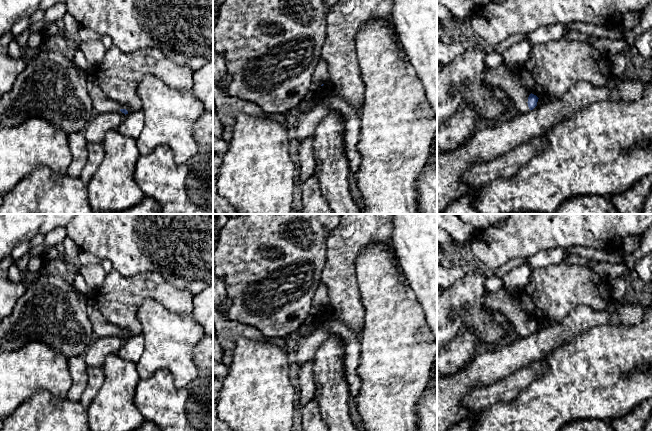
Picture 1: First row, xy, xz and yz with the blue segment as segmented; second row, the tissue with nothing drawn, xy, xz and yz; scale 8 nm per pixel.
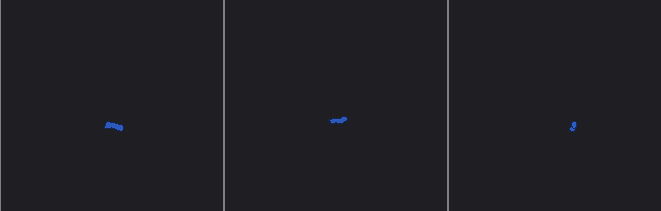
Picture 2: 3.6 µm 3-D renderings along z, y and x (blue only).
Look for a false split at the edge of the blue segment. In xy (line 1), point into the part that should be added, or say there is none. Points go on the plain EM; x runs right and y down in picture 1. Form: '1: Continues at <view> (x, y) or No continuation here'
1: No continuation here

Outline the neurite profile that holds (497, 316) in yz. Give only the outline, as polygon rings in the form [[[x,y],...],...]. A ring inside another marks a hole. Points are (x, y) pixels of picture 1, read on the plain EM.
[[[489,310],[488,314],[495,322],[501,324],[505,331],[510,332],[514,329],[511,322],[500,311]]]

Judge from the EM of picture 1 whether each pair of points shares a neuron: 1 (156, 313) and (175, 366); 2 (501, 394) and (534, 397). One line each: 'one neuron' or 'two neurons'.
1: one neuron
2: two neurons

